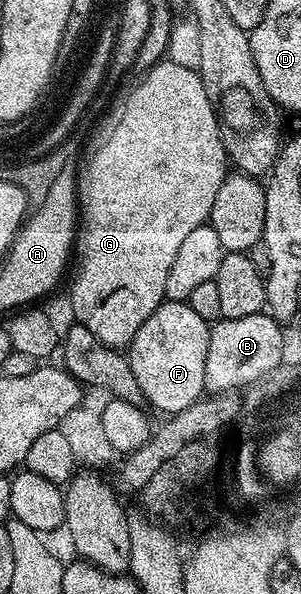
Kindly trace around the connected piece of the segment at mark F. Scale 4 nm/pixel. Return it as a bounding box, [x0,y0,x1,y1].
[126,302,210,416]

